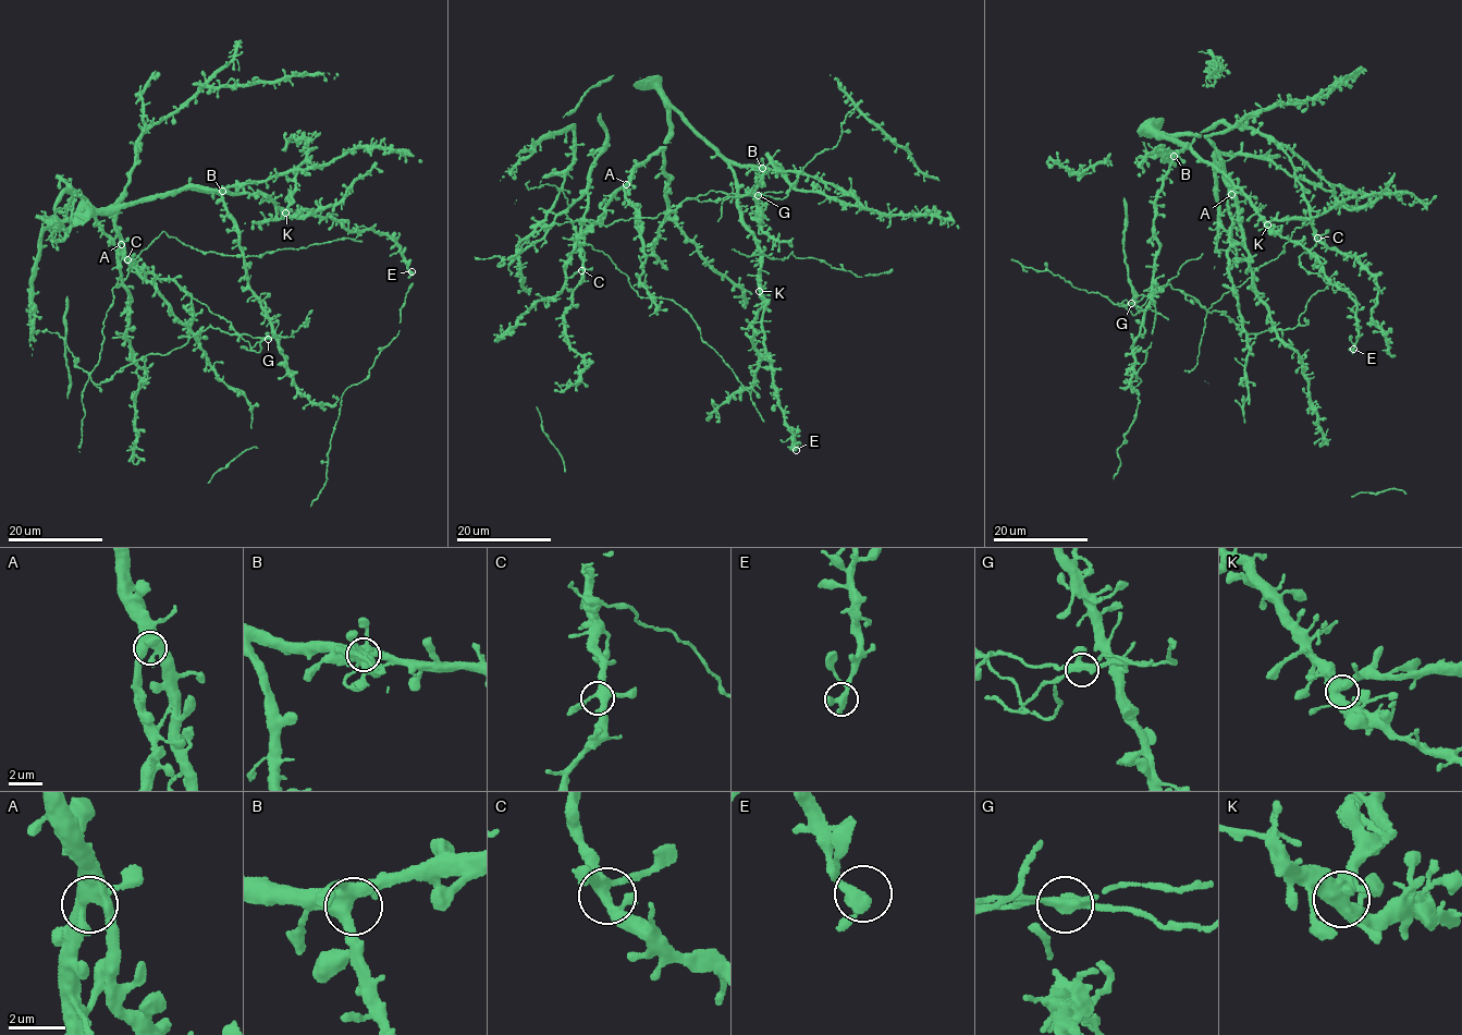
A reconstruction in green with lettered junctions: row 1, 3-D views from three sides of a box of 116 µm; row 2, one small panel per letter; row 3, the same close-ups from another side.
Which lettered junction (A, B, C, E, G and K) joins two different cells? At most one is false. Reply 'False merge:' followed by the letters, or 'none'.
False merge: G

